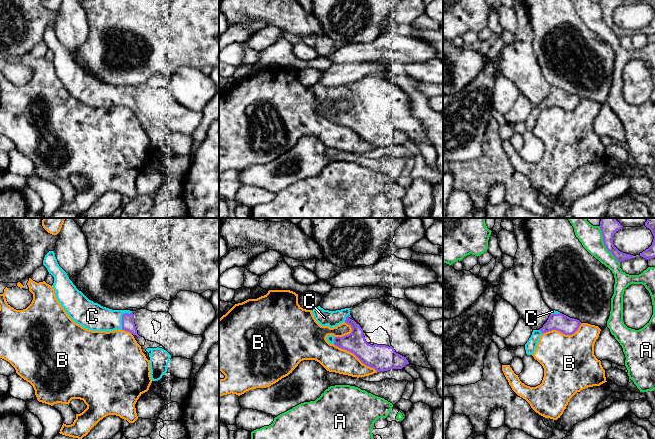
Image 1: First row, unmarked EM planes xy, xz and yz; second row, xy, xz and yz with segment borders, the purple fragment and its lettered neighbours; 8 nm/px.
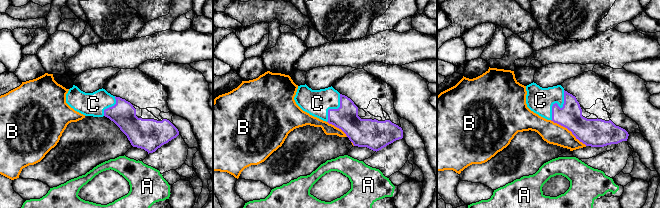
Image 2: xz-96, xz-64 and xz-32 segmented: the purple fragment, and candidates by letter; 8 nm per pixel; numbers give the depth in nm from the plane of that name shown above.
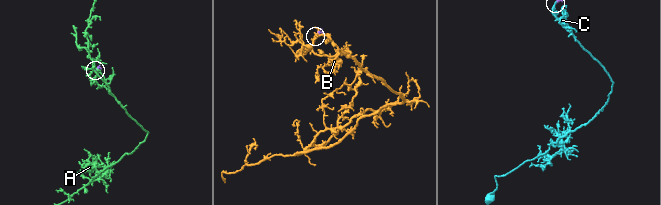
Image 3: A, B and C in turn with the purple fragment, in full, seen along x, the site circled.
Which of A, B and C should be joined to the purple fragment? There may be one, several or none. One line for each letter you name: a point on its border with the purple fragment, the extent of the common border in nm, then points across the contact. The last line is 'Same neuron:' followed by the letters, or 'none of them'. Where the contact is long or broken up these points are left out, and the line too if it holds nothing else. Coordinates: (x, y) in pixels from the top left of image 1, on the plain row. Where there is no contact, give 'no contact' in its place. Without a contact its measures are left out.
C: meets purple in xy at (122, 94); contact 170 nm long
Same neuron: C

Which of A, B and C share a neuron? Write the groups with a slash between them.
A / B / C

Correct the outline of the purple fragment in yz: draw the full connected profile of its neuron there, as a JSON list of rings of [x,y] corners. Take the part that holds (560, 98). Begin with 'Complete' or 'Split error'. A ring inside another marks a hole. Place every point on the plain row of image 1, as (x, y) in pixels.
Split error. [[[551,86],[551,90],[547,98],[539,106],[533,106],[531,113],[525,120],[526,130],[532,131],[534,129],[540,112],[543,109],[557,106],[565,111],[572,111],[578,106],[580,101],[581,98],[579,96],[570,94],[558,87]]]

